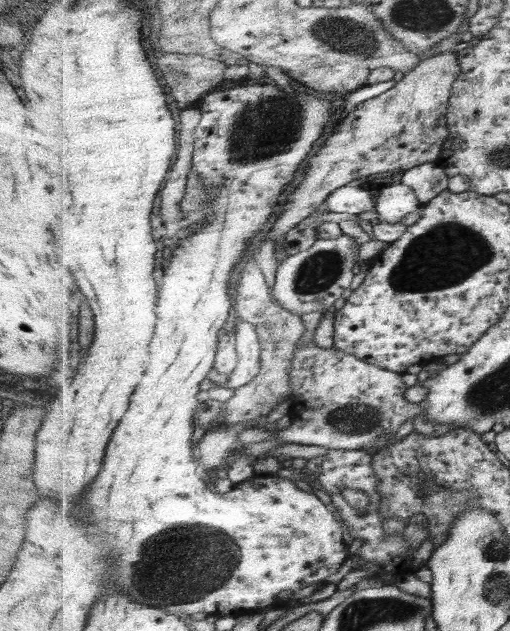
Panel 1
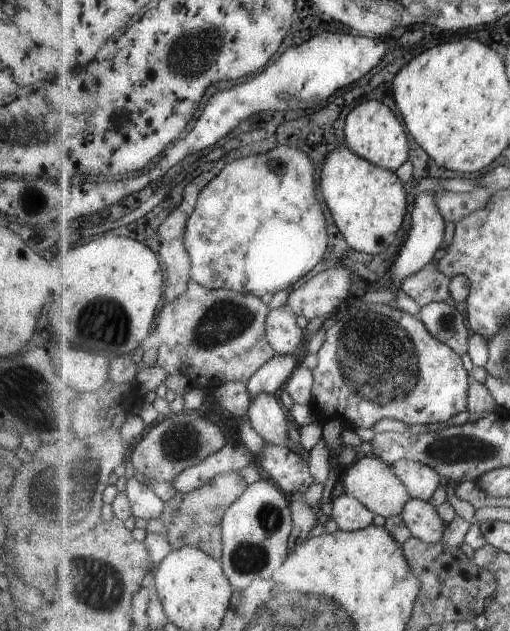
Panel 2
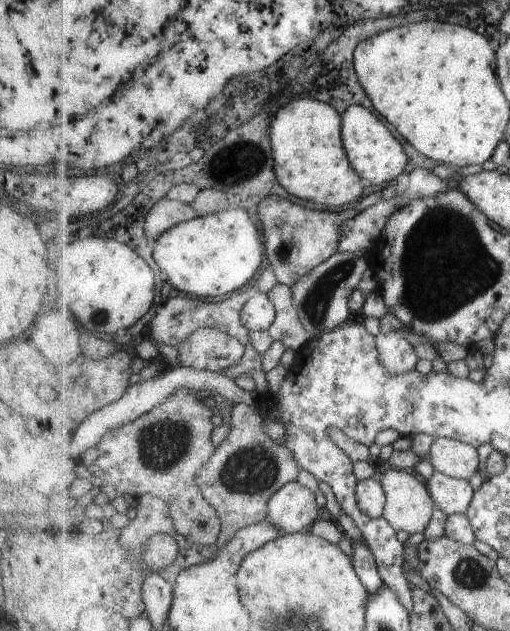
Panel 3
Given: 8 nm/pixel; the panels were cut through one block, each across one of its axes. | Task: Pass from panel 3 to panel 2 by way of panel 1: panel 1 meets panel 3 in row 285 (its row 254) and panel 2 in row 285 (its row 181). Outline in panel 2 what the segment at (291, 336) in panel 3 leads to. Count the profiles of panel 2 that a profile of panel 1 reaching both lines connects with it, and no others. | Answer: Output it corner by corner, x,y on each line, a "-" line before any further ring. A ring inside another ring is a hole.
341,264
337,268
317,273
305,284
291,290
287,308
295,316
304,316
307,320
331,316
345,301
365,287
369,286
363,284
363,279

